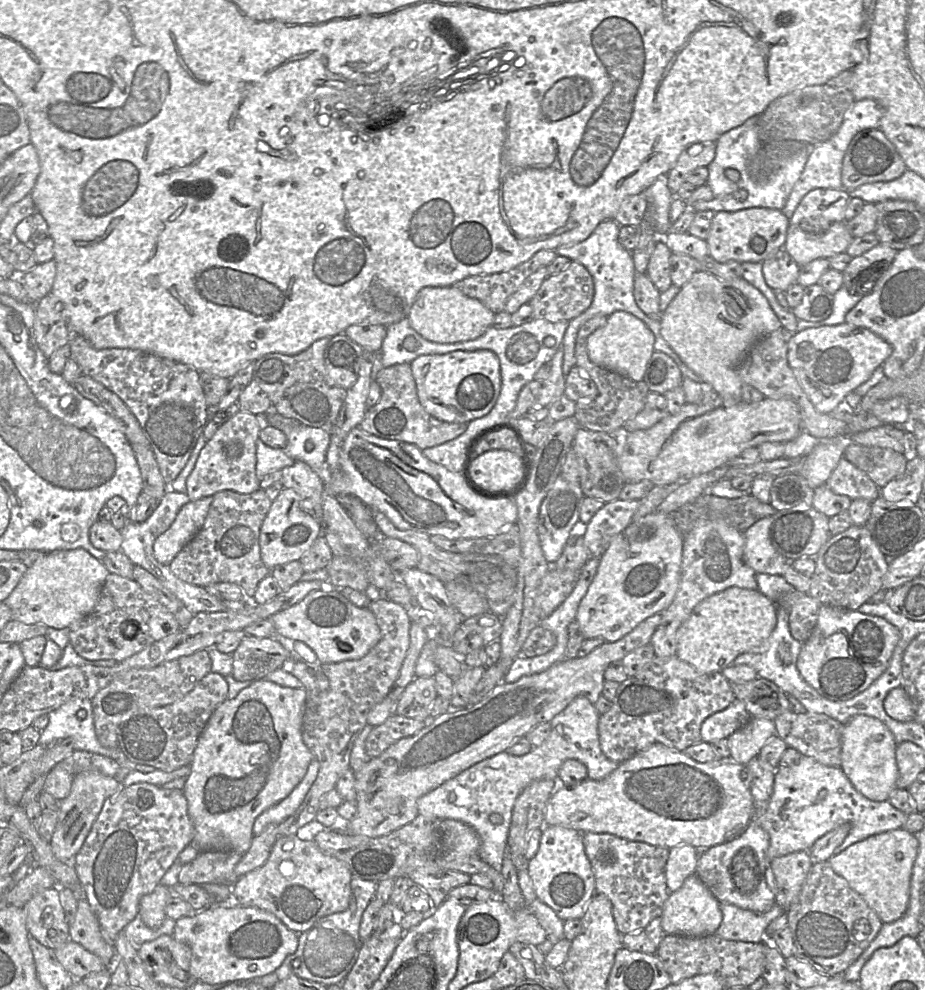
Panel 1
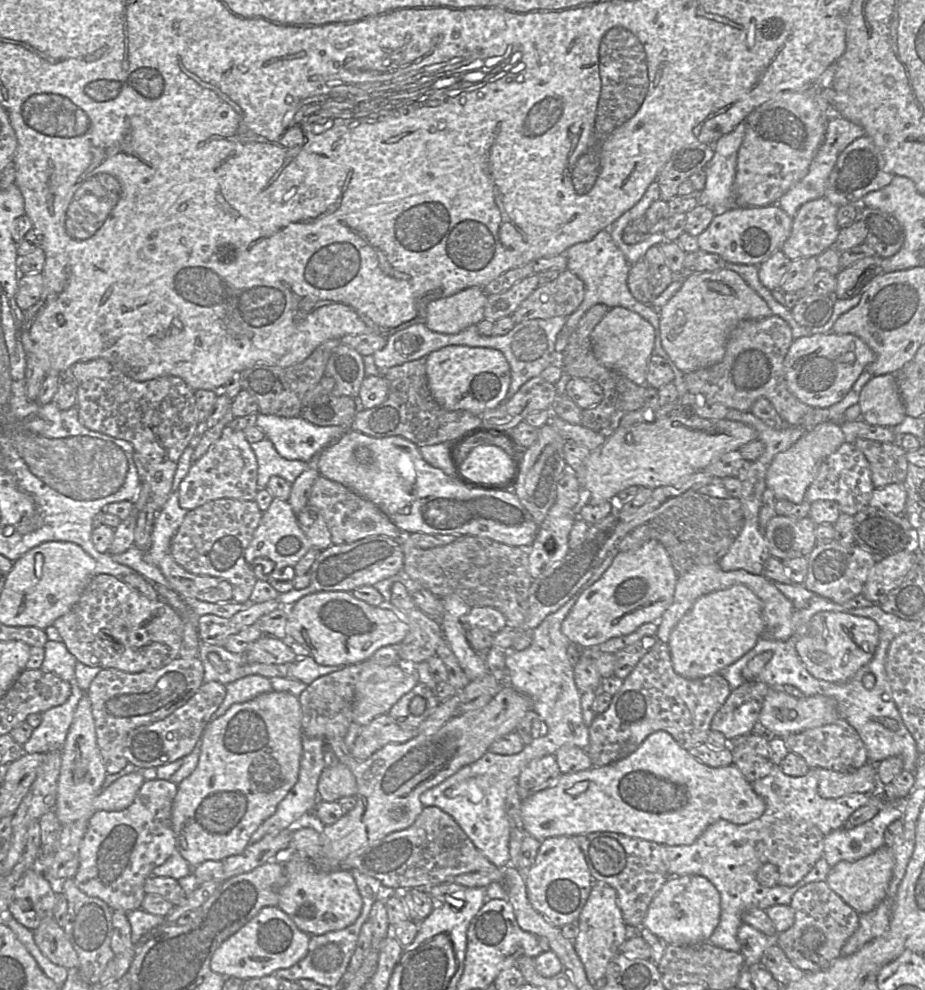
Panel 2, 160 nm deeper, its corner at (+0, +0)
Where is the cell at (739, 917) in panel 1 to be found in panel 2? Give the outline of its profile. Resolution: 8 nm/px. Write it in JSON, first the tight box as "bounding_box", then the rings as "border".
{"bounding_box":[664,819,831,951],"border":[[[758,819],[743,825],[718,820],[691,845],[664,847],[664,862],[669,877],[700,875],[707,878],[719,892],[720,919],[707,941],[726,950],[740,951],[737,931],[743,923],[743,911],[750,908],[765,910],[773,905],[789,905],[798,889],[811,882],[825,881],[831,868],[826,859],[821,857],[809,873],[794,886],[777,885],[769,888],[760,885],[756,873],[763,863],[755,850],[756,844],[763,839],[763,829],[759,829],[760,825]]]}

